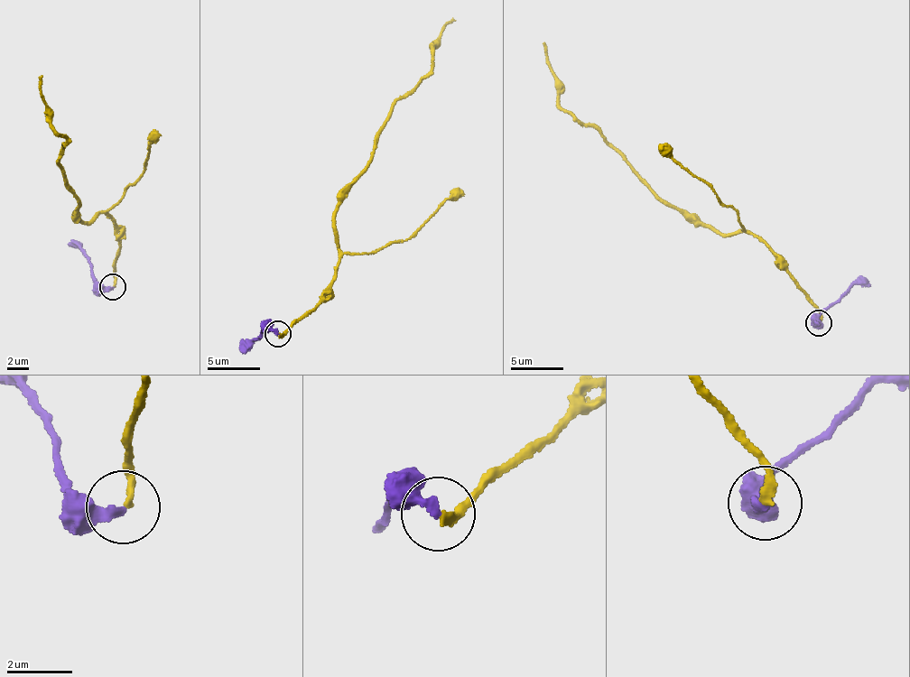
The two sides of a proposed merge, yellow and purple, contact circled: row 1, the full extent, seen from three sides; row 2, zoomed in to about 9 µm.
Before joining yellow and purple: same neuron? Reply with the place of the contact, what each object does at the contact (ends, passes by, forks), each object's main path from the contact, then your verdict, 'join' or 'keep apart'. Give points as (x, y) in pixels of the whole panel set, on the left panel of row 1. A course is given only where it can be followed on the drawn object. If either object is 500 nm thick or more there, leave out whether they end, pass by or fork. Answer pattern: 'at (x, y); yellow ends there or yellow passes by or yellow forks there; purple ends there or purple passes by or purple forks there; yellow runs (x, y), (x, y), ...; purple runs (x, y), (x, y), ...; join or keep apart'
at (113, 287); yellow ends there; purple ends there; yellow runs (113, 288), (121, 244), (101, 211), (71, 219), (79, 205), (58, 163), (64, 145), (41, 74); purple runs (113, 288), (97, 282), (79, 246), (71, 242); join

